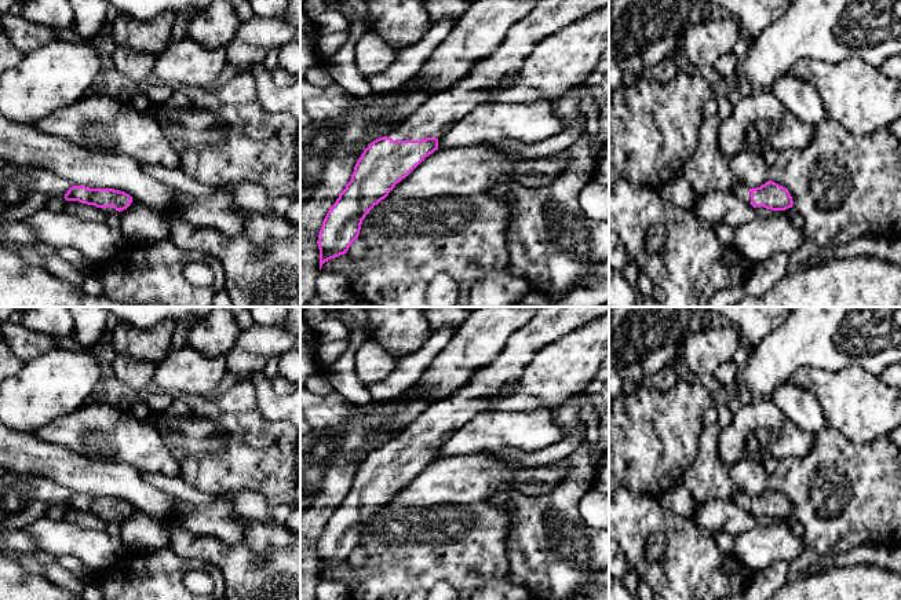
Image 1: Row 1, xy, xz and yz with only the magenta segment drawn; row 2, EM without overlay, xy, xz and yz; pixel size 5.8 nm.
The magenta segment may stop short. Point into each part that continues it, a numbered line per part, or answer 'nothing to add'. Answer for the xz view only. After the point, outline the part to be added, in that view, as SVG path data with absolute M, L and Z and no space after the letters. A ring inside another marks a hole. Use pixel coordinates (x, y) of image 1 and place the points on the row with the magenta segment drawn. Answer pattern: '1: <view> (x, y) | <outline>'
1: xz (441, 110) | M540 0L524 19L510 28L504 41L493 54L479 59L466 77L449 88L433 94L390 138L393 140L439 139L475 106L490 103L490 91L518 74L525 59L540 41L605 6L609 6L609 0Z

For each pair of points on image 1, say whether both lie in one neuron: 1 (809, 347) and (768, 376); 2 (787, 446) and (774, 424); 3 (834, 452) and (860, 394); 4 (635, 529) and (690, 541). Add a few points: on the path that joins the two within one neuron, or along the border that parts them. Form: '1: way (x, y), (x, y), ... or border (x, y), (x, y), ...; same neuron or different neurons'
1: way (799, 347), (777, 366); same neuron
2: way (784, 441), (774, 430); same neuron
3: border (827, 425), (841, 431), (856, 443), (874, 441); different neurons
4: way (649, 526), (671, 526), (677, 529); same neuron

